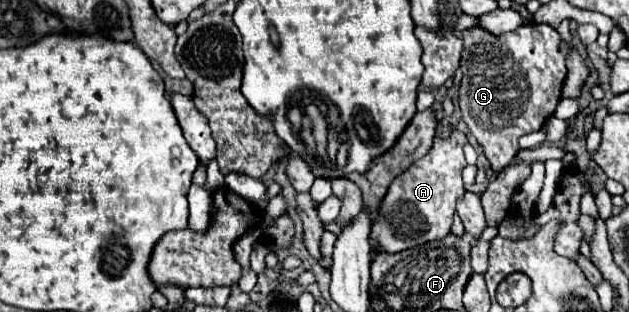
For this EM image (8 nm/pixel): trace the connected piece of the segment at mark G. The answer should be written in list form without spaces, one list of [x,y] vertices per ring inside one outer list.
[[[522,25],[518,31],[492,35],[480,27],[464,31],[460,109],[462,121],[474,133],[494,173],[514,163],[518,137],[540,131],[554,115],[566,79],[566,57],[560,53],[560,35],[550,25]]]

